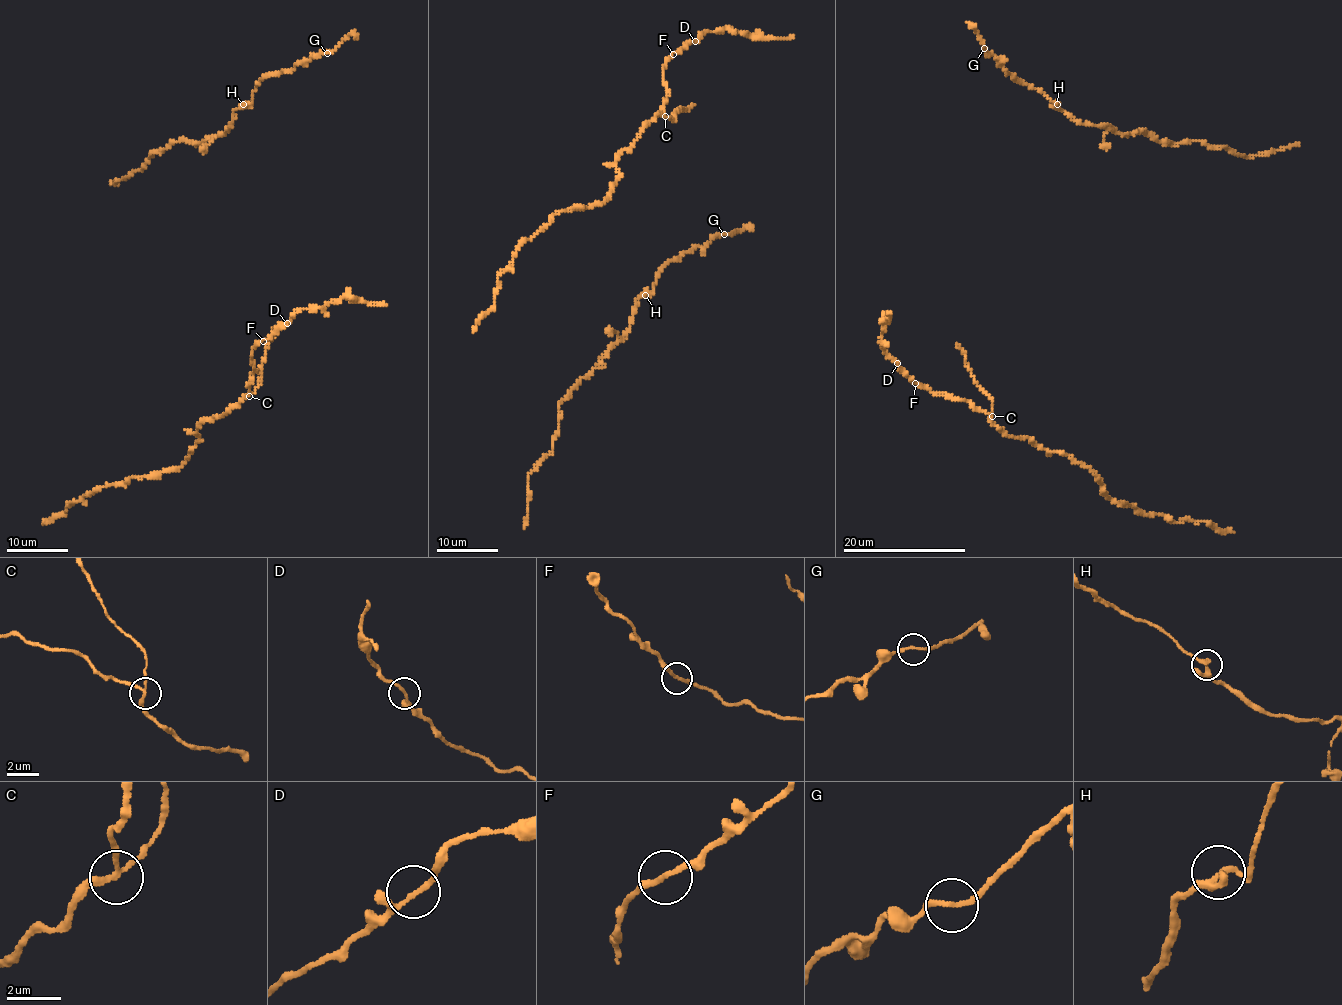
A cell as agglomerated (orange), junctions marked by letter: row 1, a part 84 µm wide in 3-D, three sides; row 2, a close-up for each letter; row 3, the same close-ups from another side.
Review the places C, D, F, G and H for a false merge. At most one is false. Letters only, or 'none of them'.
C

